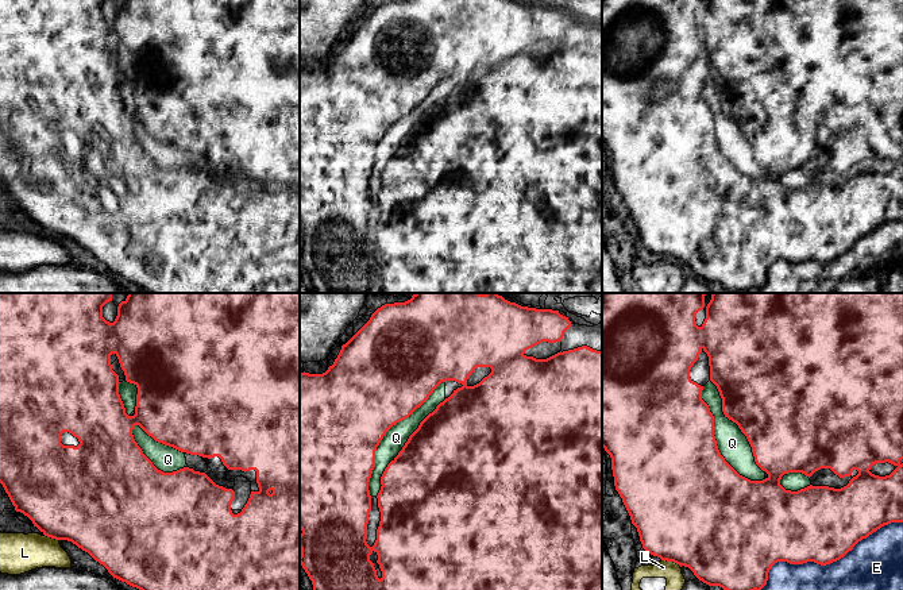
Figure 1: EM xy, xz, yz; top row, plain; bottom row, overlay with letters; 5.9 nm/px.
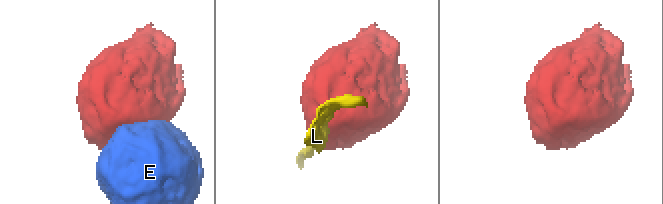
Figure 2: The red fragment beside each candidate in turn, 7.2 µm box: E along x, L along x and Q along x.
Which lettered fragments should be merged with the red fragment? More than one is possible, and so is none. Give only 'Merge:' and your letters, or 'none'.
Merge: Q

